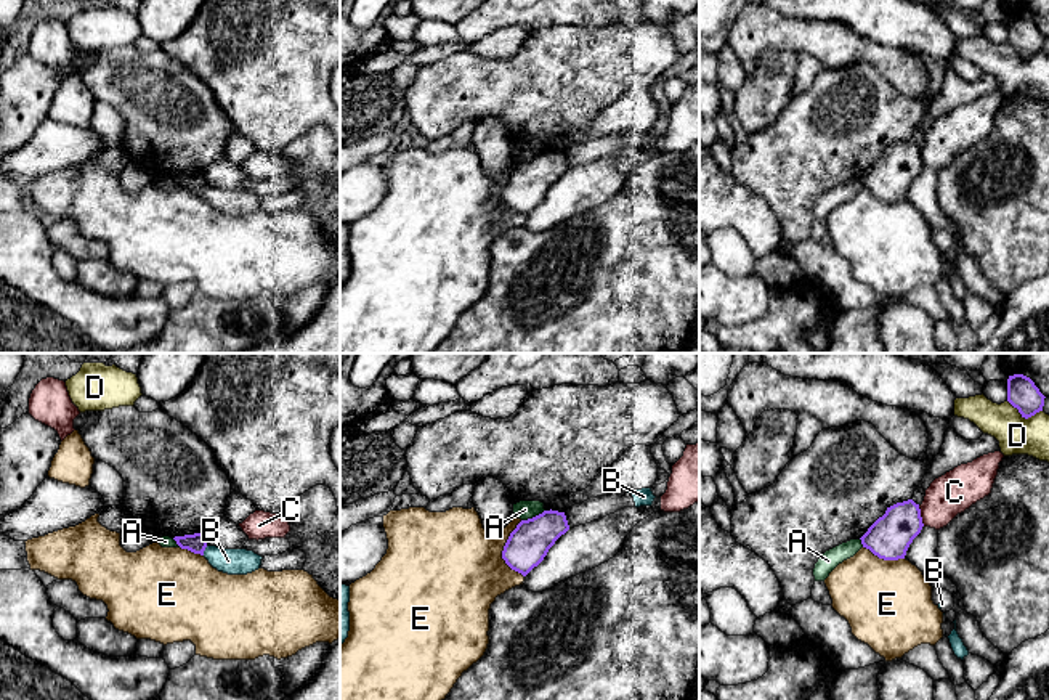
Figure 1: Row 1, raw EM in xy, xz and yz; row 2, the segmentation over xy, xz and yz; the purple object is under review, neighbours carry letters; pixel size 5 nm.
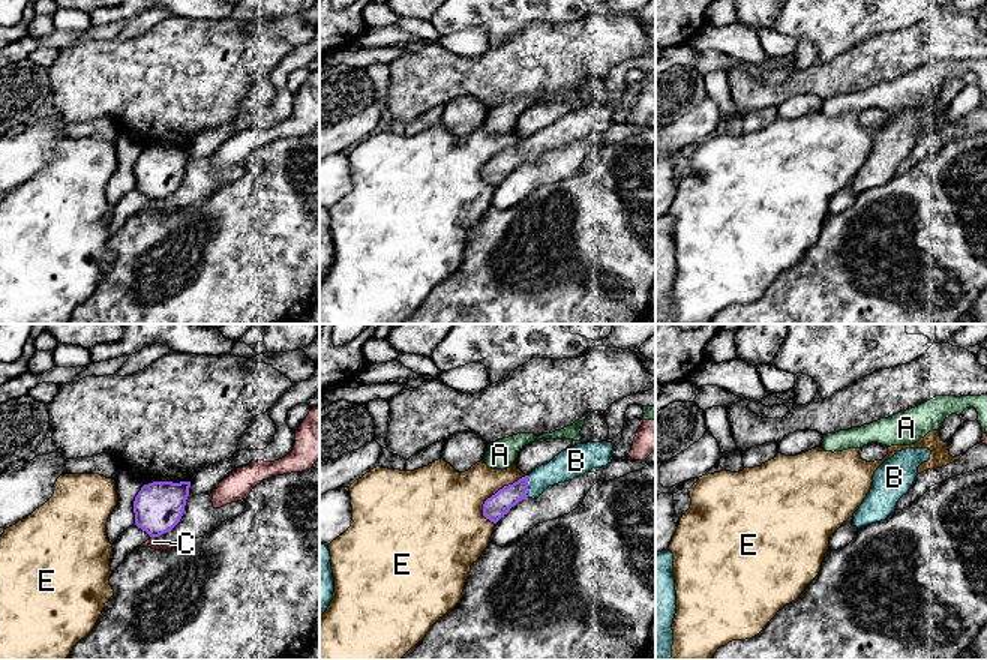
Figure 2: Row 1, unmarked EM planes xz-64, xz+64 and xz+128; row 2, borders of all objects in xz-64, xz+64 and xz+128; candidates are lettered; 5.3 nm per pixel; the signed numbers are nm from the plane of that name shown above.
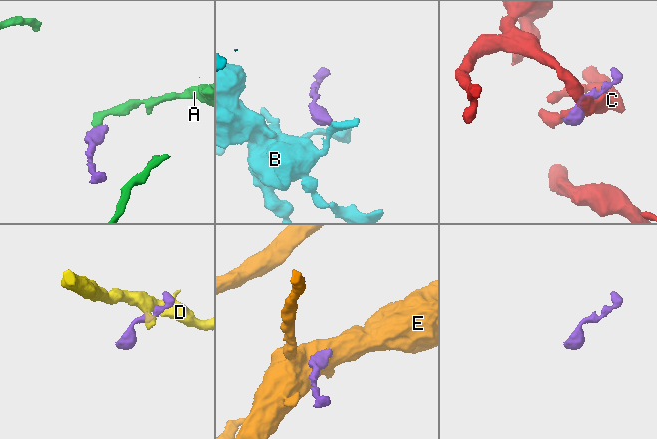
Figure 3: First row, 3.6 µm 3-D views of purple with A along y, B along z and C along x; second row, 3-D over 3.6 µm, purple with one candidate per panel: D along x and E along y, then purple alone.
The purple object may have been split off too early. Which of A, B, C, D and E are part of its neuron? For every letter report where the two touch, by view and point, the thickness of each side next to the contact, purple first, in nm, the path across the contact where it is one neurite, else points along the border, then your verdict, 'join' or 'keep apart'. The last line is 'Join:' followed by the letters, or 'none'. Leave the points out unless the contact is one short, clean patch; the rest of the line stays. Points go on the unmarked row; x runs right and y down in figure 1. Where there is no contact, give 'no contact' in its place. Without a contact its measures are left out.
A: xz (533, 158) | 200/100 nm | along xz (544, 150), (522, 161) | keep apart
B: xy (204, 190) | 100/130 nm | across xy (196, 183), (204, 190), (228, 201) | join
C: yz (919, 156) | 220/200 nm | keep apart
D: yz (1025, 58) | 160/190 nm | keep apart
E: xz (502, 191) | 200/480 nm | along xz (522, 161), (510, 174), (502, 199), (523, 217) | keep apart
Join: B

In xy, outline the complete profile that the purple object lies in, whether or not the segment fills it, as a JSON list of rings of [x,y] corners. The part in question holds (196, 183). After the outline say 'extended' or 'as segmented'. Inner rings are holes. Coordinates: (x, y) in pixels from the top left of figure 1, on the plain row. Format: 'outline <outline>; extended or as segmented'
outline [[[202,172],[173,180],[181,189],[204,196],[213,209],[228,215],[247,215],[261,206],[263,197],[253,191],[209,186]]]; extended

